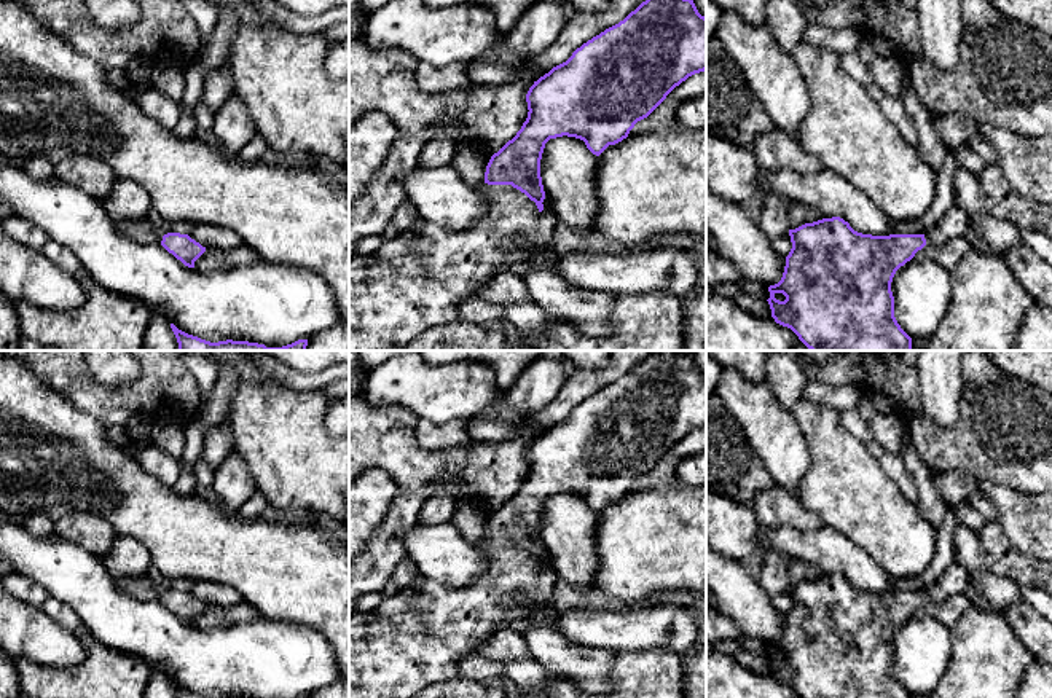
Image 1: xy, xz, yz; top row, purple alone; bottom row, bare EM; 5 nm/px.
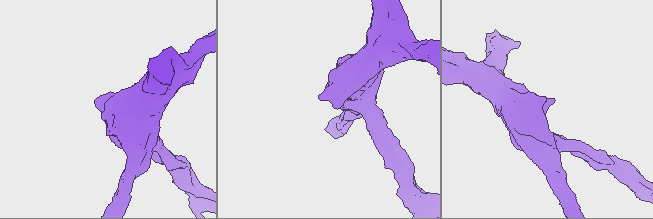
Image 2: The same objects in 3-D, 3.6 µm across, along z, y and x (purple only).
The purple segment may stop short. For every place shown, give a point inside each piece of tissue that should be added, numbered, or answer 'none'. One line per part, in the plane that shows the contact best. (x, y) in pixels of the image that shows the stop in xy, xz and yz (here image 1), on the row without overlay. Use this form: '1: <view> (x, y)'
1: xz (413, 639)

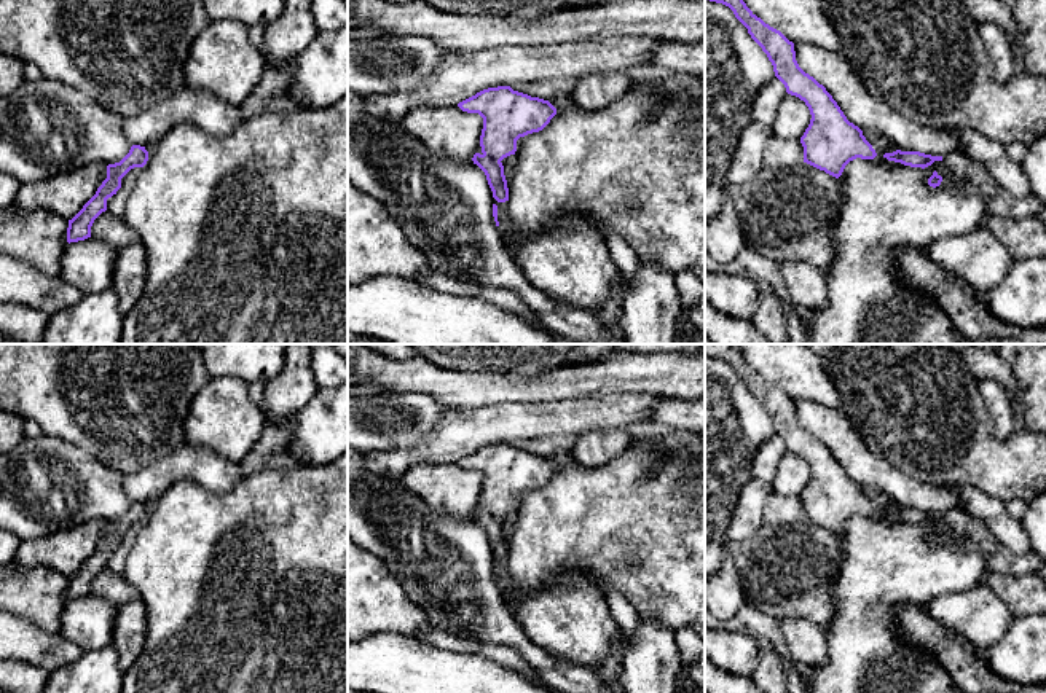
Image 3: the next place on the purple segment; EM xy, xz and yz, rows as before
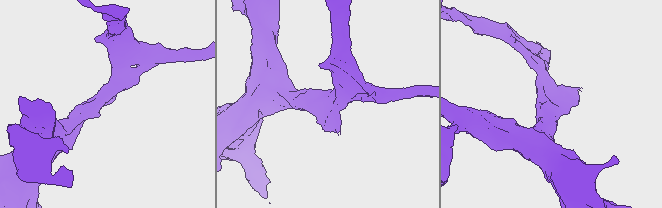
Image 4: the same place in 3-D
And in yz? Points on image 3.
1: yz (968, 534)

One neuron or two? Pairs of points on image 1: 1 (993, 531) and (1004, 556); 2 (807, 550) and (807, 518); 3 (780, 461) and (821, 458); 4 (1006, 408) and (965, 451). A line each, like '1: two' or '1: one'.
1: one
2: two
3: two
4: one

